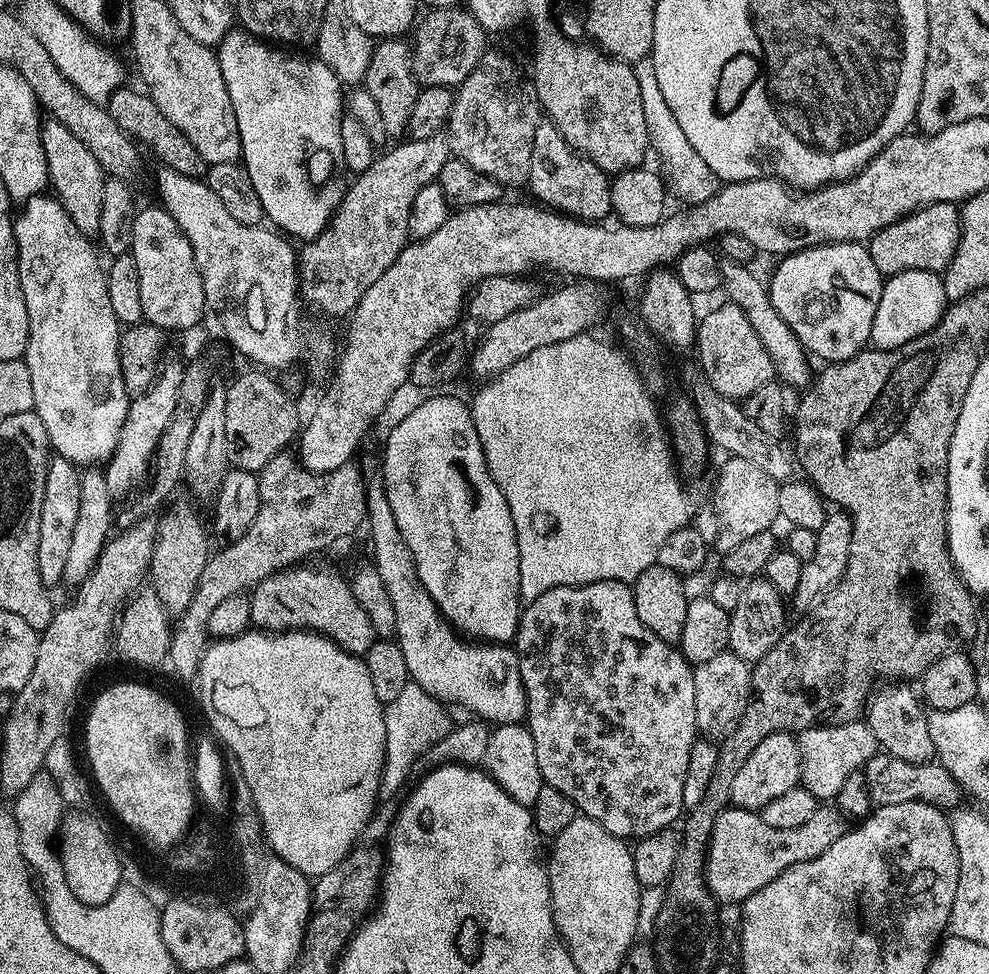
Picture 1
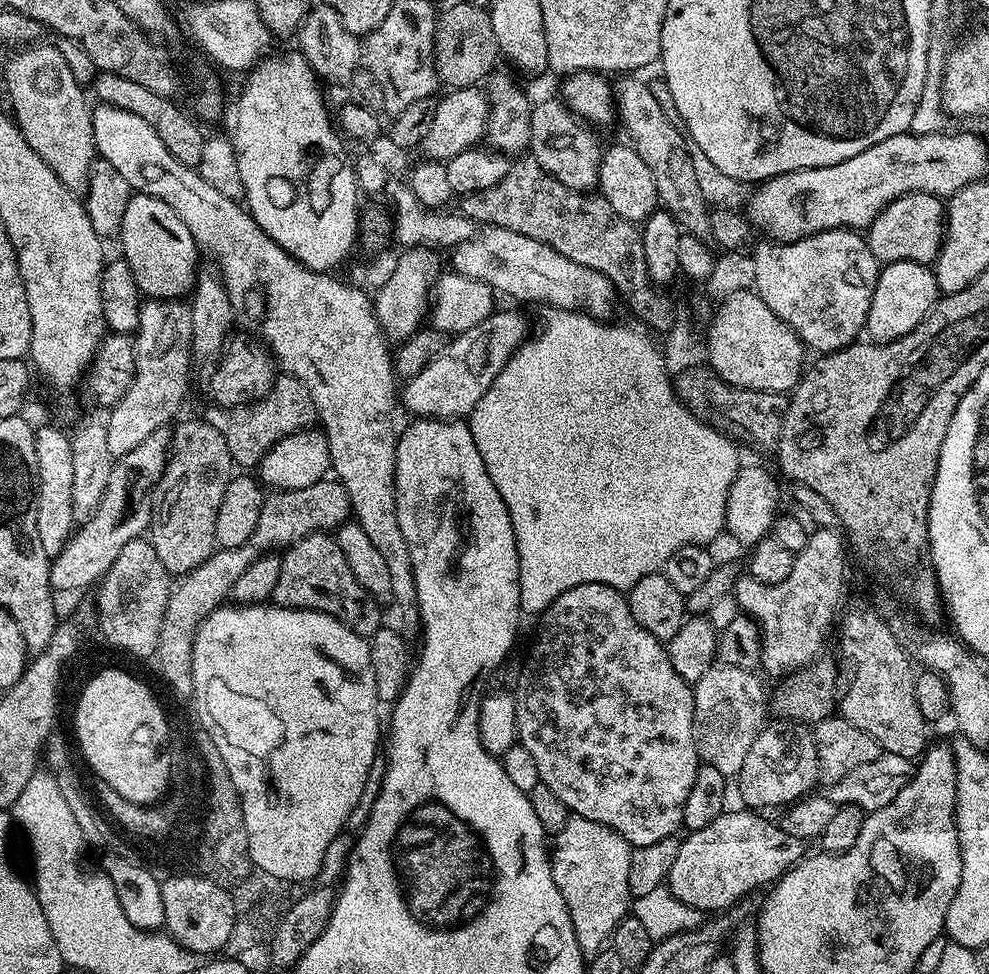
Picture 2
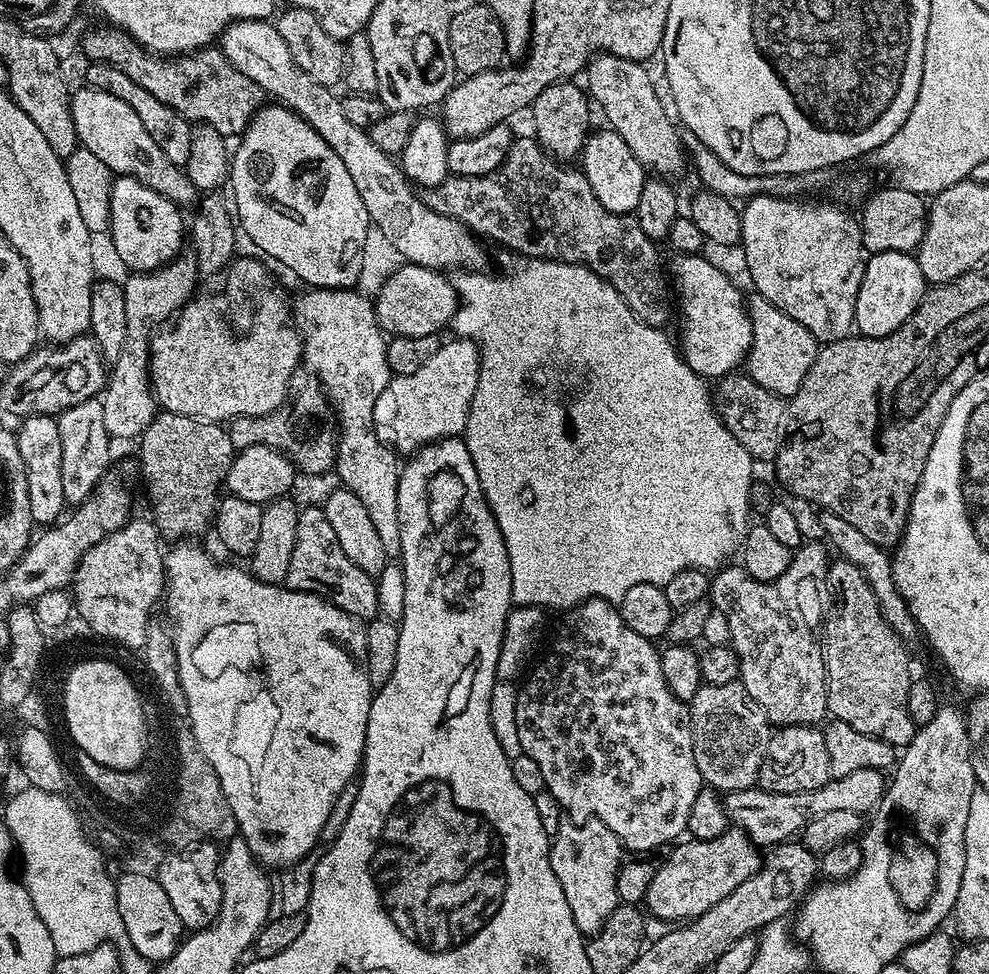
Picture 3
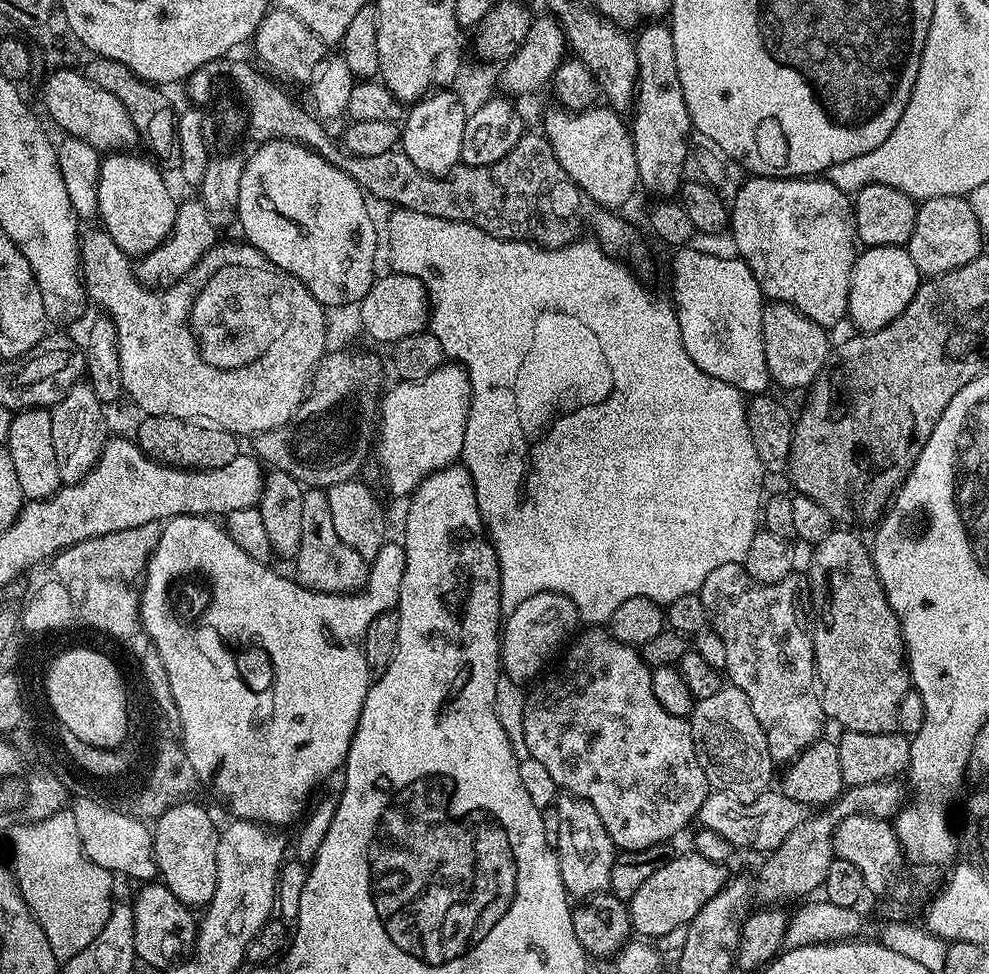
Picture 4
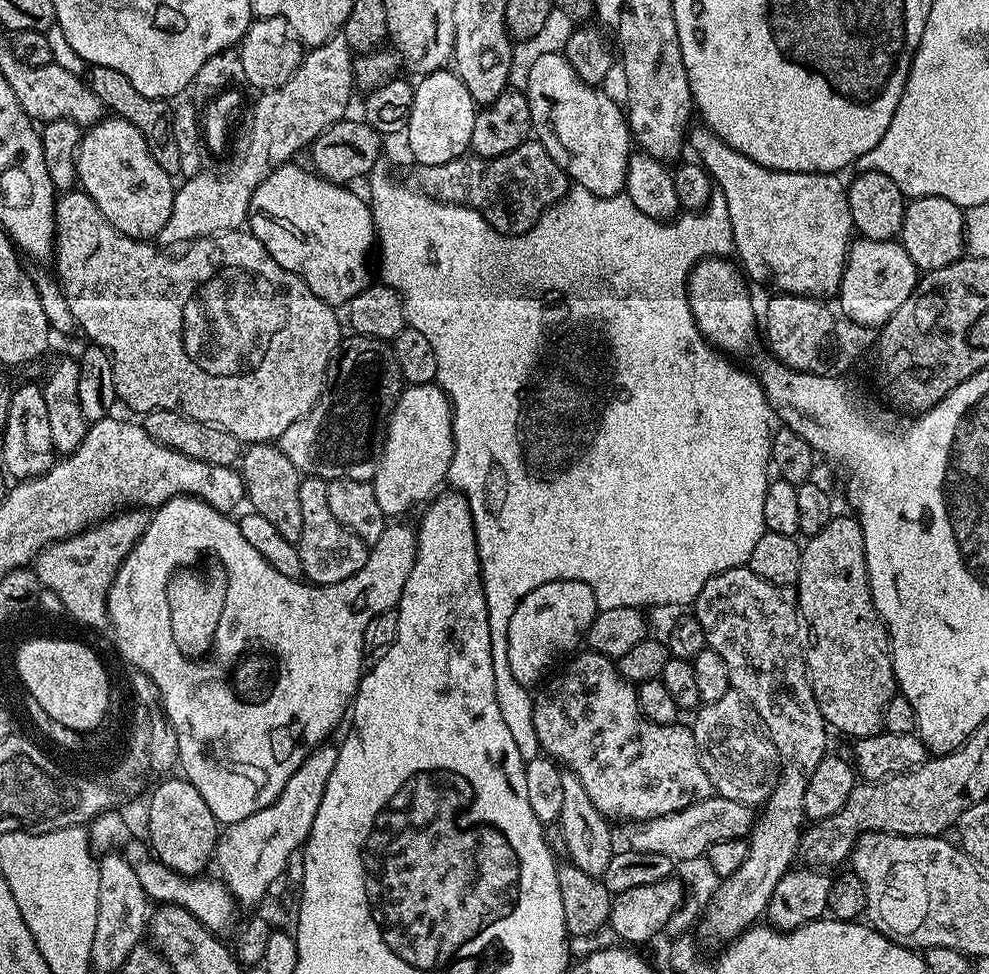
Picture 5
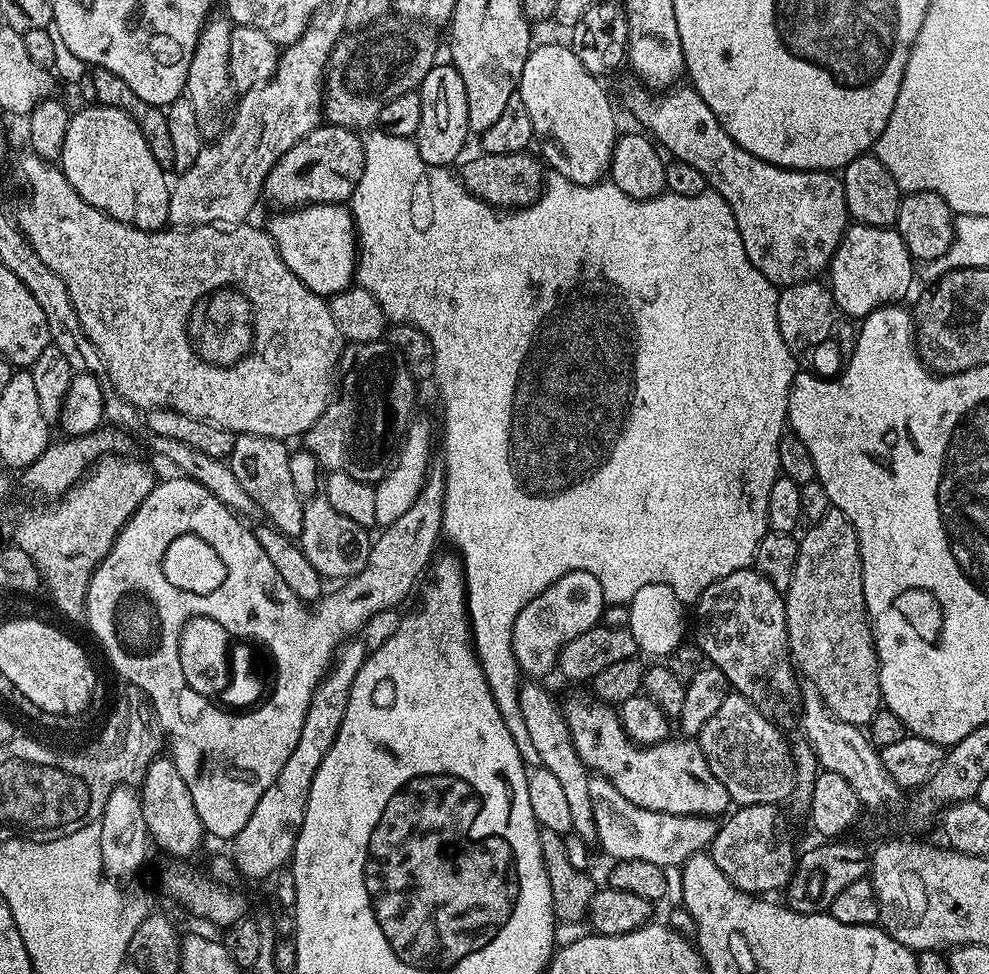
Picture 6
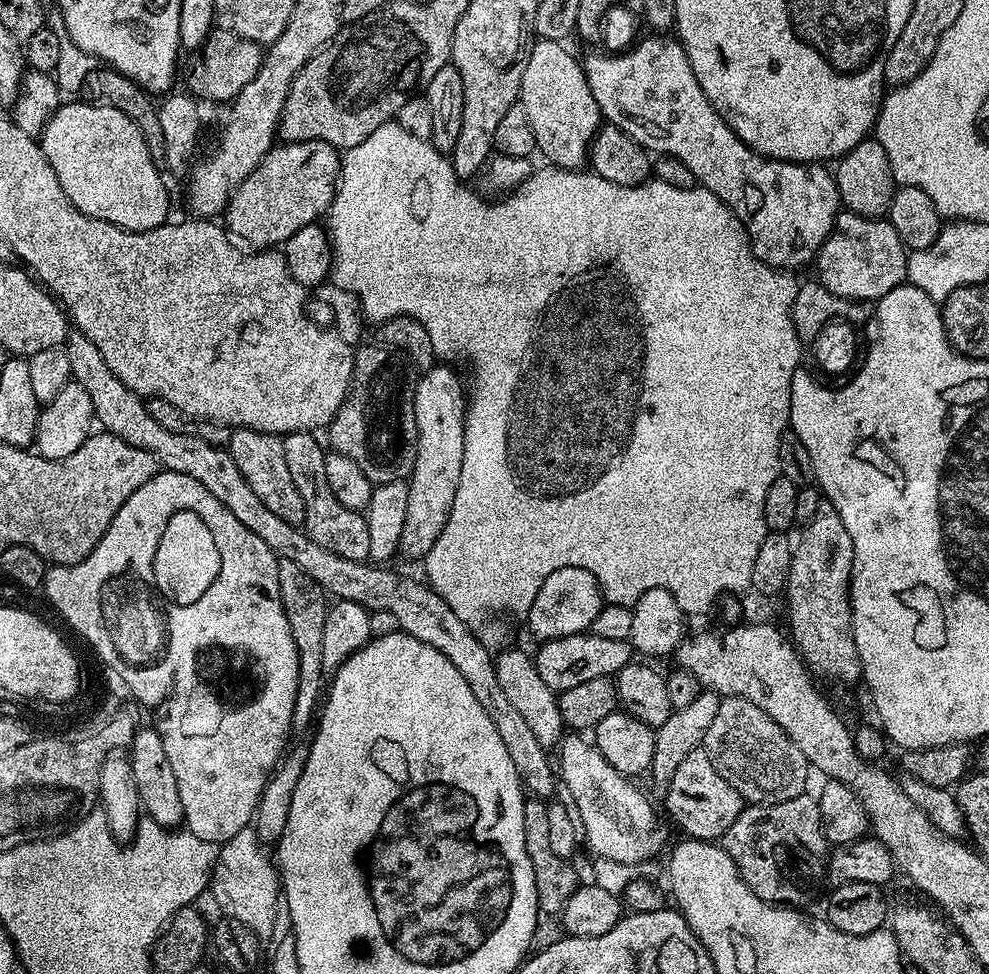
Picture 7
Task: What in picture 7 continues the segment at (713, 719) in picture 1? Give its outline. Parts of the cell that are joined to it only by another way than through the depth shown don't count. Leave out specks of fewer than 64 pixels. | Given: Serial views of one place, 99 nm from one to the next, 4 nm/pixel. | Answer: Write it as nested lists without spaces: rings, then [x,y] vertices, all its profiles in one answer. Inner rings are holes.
[[[725,696],[718,706],[718,714],[714,714],[714,723],[710,725],[710,730],[706,730],[706,738],[702,745],[703,751],[707,752],[710,762],[714,762],[714,770],[738,790],[738,794],[748,804],[777,804],[786,802],[790,798],[798,798],[805,795],[808,784],[808,772],[810,765],[808,759],[790,742],[790,738],[754,702],[750,702],[741,696]]]

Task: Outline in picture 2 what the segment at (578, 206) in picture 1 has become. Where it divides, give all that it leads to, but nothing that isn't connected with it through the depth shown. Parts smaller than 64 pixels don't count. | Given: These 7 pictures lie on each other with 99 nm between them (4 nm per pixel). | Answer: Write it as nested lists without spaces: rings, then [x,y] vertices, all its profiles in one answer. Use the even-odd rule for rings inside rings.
[[[563,99],[540,100],[532,104],[530,118],[530,154],[550,174],[570,190],[591,193],[600,182],[602,144],[596,141],[593,129],[568,109]]]

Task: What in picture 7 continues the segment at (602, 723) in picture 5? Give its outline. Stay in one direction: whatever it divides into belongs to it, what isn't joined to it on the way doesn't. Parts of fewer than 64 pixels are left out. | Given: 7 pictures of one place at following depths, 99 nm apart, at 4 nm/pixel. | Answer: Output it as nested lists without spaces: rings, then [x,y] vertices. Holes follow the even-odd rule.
[[[697,750],[686,754],[686,759],[678,770],[674,770],[674,778],[666,785],[664,804],[672,815],[672,820],[684,831],[685,837],[694,840],[719,841],[734,826],[734,818],[746,807],[746,801],[740,797],[738,790],[714,770],[714,762],[710,762],[707,752]]]

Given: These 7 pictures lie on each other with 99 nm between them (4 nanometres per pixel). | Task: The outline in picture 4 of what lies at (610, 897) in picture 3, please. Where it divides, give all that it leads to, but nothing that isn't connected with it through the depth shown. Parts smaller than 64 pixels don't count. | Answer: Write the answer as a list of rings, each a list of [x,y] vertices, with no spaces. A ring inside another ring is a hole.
[[[561,795],[555,805],[560,819],[558,826],[558,842],[556,857],[560,859],[560,873],[564,889],[569,897],[591,898],[609,891],[610,870],[614,866],[618,849],[612,843],[606,826],[602,826],[602,818],[598,818],[598,810],[590,802],[577,796]]]

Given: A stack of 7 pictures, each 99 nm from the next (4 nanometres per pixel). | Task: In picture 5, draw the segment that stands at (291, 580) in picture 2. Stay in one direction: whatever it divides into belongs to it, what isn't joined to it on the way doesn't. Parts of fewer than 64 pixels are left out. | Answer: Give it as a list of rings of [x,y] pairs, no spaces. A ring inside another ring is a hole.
[[[304,476],[298,486],[298,503],[302,505],[302,538],[298,545],[304,576],[313,584],[333,584],[342,582],[368,561],[369,545],[358,534],[346,530],[338,518],[330,511],[330,501],[326,494],[327,480],[317,476]]]

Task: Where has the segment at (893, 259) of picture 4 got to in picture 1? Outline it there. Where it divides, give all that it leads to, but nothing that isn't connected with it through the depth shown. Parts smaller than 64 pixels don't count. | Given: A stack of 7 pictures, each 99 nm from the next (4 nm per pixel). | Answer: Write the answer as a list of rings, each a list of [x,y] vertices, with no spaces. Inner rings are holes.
[[[906,270],[887,277],[882,298],[878,298],[878,310],[874,313],[871,347],[894,350],[906,346],[914,338],[929,332],[944,316],[945,307],[944,281],[937,273]]]

